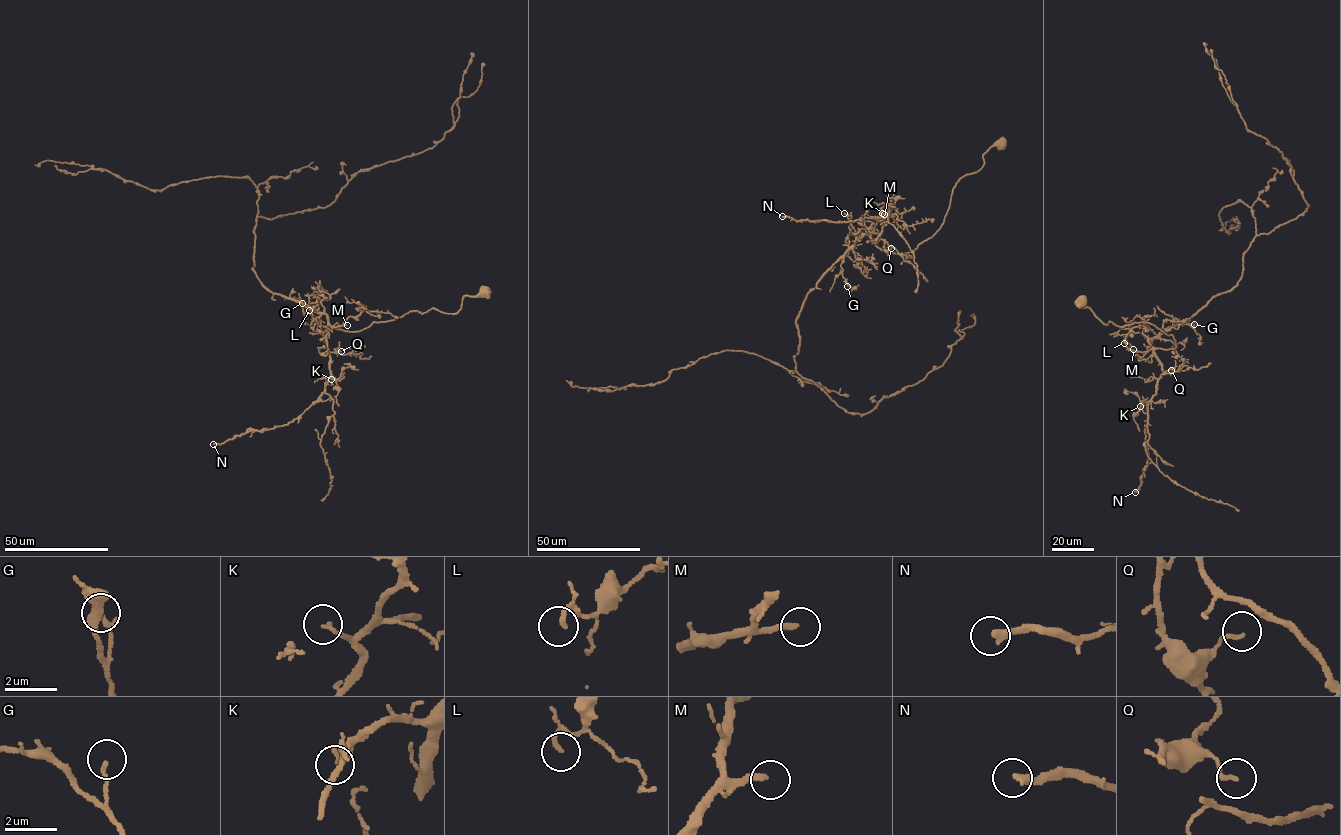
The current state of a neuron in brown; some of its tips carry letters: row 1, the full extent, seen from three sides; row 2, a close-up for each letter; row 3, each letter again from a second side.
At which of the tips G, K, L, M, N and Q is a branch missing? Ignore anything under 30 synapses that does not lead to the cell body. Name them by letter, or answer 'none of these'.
M, N

